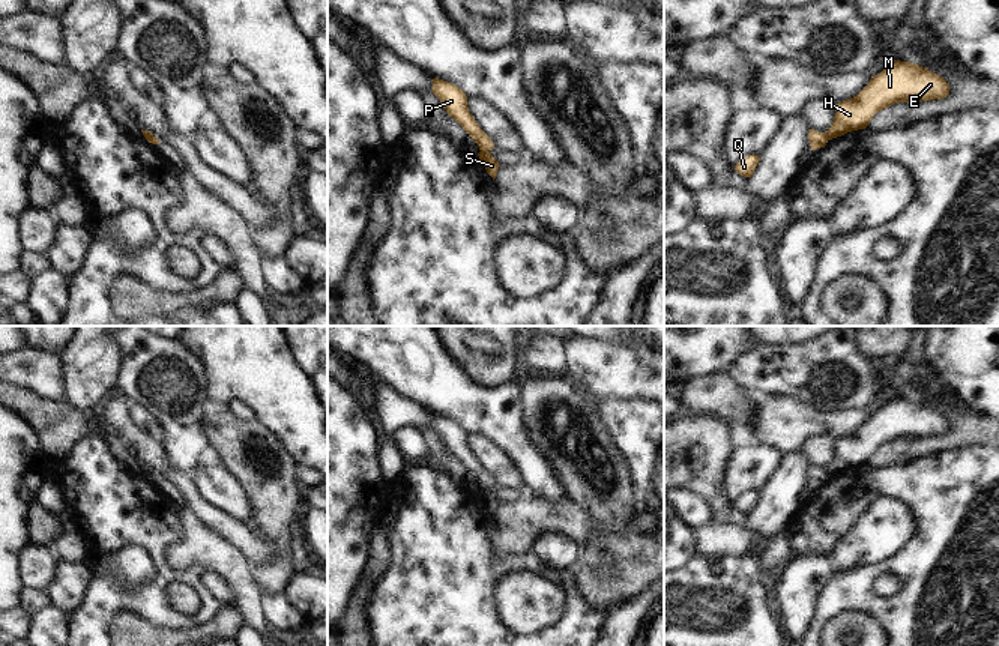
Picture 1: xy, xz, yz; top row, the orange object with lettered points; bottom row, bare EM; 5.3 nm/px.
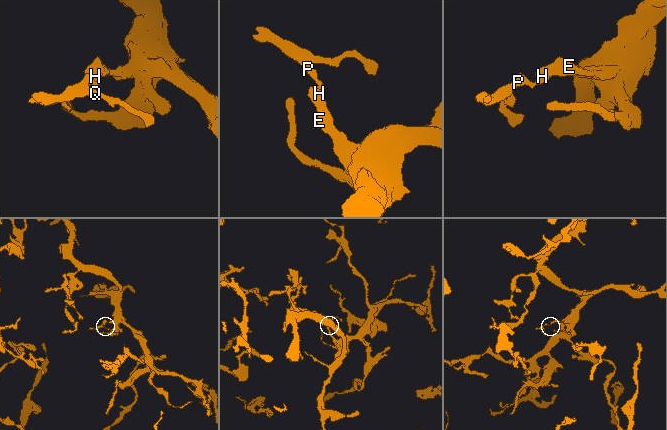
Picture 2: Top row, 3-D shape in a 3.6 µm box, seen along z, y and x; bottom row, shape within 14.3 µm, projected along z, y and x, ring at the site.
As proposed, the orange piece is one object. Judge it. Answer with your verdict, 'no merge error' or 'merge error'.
merge error

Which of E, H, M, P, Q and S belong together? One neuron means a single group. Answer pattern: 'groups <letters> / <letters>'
groups E H M S / P Q

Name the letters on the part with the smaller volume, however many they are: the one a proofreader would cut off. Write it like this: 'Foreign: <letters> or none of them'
Foreign: P, Q

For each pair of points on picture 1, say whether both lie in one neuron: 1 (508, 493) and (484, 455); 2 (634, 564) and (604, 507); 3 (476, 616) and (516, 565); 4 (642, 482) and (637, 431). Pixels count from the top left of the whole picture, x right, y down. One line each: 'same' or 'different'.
1: different
2: same
3: same
4: same

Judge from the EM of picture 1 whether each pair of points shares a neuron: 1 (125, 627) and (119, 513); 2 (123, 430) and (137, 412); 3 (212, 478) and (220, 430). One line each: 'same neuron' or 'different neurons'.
1: same neuron
2: different neurons
3: different neurons

